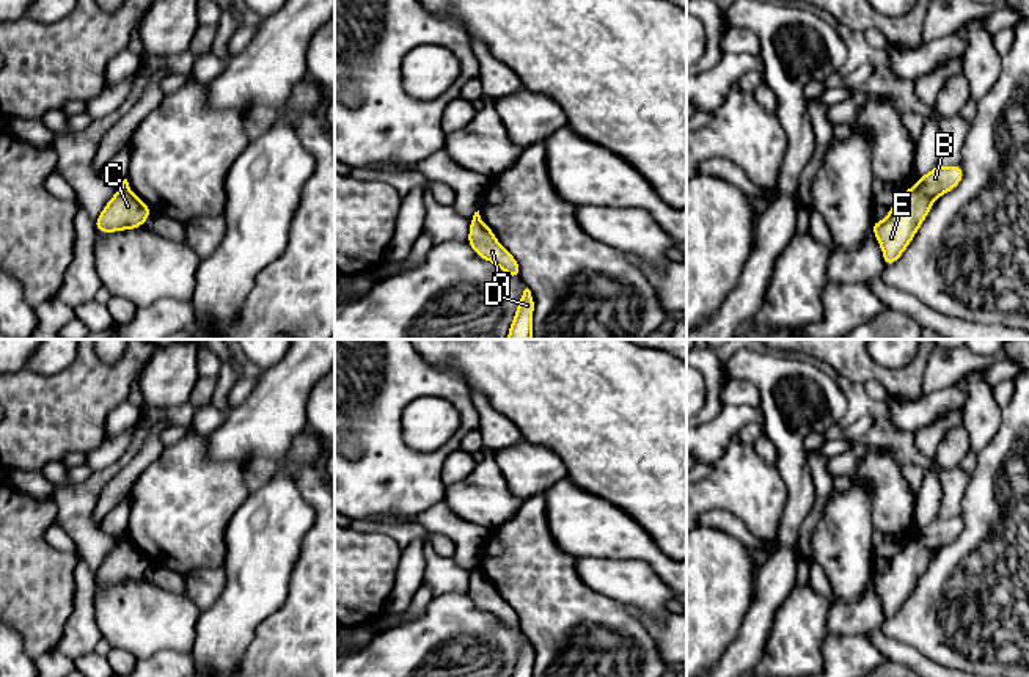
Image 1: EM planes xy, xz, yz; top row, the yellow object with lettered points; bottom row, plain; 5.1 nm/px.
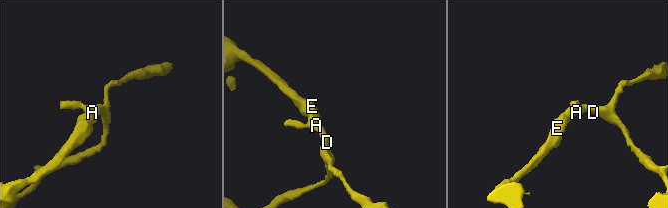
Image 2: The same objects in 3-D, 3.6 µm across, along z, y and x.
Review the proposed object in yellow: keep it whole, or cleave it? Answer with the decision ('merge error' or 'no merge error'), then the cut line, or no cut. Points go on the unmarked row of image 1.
merge error; cut in yz along (916, 537), (933, 552)

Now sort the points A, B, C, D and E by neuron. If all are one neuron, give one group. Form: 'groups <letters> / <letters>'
groups A B D / C E

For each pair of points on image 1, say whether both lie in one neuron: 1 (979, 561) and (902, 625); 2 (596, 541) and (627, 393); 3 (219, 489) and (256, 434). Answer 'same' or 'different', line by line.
1: same
2: different
3: different

